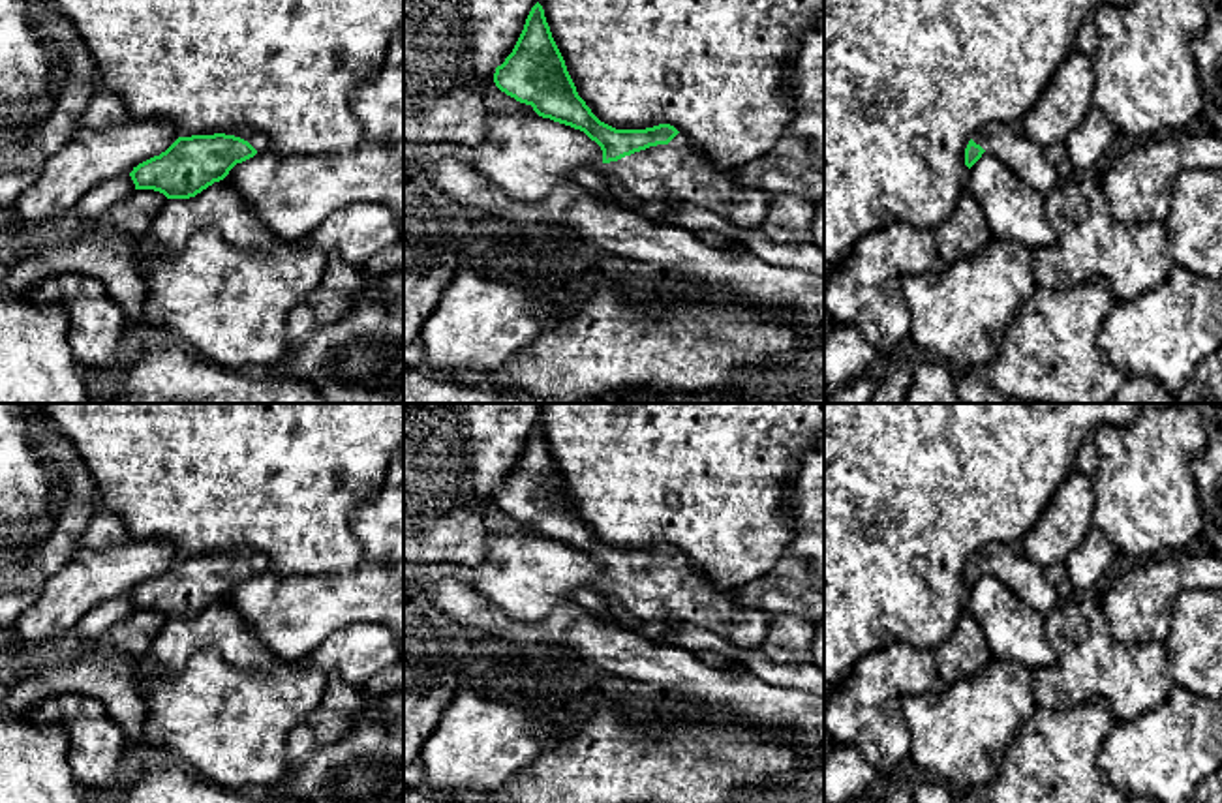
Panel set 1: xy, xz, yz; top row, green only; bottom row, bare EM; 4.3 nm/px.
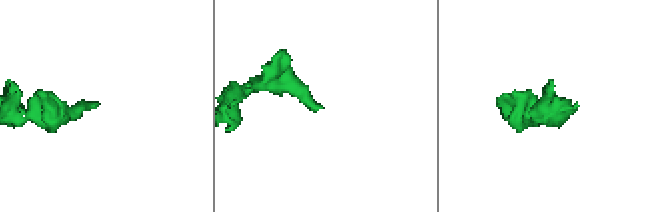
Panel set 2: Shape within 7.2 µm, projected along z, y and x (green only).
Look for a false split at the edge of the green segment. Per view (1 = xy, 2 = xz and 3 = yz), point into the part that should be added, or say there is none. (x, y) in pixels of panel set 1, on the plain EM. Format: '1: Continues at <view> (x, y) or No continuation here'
1: Continues at xy (258, 560)
2: Continues at xz (667, 591)
3: Continues at yz (1022, 575)

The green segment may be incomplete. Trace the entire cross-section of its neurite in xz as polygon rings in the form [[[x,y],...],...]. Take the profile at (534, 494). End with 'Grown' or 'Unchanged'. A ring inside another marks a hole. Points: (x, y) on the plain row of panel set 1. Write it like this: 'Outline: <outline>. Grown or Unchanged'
Outline: [[[539,422],[512,473],[496,488],[494,503],[539,537],[584,552],[603,570],[601,591],[633,617],[696,625],[740,649],[762,645],[770,615],[713,591],[674,546],[616,550],[601,542],[578,516]]]. Grown

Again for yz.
Outline: [[[991,542],[982,546],[965,568],[965,585],[970,589],[984,572],[997,576],[1016,597],[1042,615],[1047,615],[1059,602],[1055,583],[1047,582],[1044,568],[1027,557],[1016,544]]]. Grown

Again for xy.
Outline: [[[253,548],[178,557],[165,572],[133,587],[130,597],[135,610],[154,610],[167,619],[190,619],[267,567],[267,555]]]. Grown

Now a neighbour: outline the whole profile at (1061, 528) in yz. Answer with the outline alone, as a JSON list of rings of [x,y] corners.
[[[1074,469],[1016,546],[1042,568],[1064,563],[1092,529],[1092,512],[1092,477]]]

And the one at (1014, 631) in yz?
[[[984,572],[969,589],[965,610],[978,621],[991,659],[1051,668],[1055,651],[1046,638],[1046,615],[1034,612],[997,576]]]

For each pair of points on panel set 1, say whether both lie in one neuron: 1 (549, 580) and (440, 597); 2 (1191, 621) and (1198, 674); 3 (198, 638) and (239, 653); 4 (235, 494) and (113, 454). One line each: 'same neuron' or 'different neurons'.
1: different neurons
2: same neuron
3: same neuron
4: same neuron

